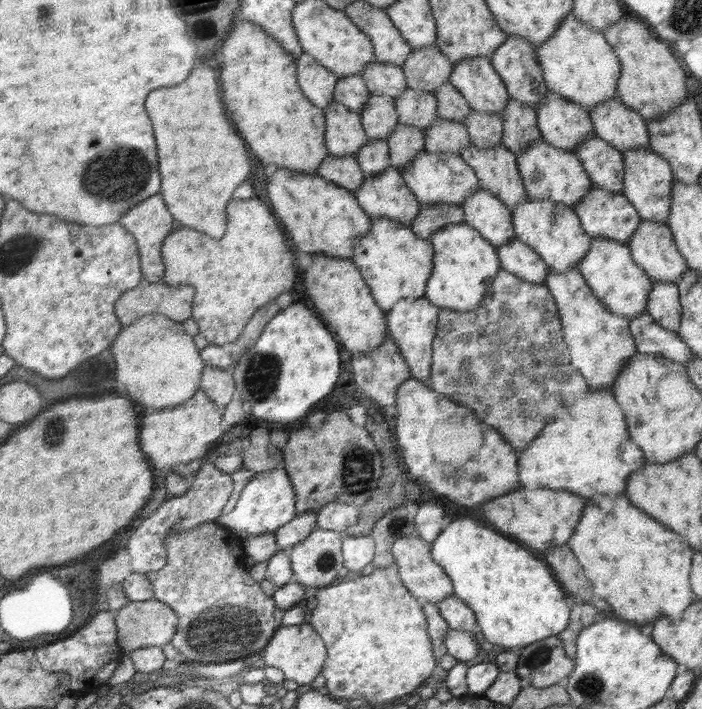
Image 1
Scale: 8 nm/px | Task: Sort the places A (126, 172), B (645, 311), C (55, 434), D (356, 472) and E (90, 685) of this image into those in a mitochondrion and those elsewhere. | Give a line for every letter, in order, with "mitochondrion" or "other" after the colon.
A: mitochondrion
B: other
C: mitochondrion
D: mitochondrion
E: other

